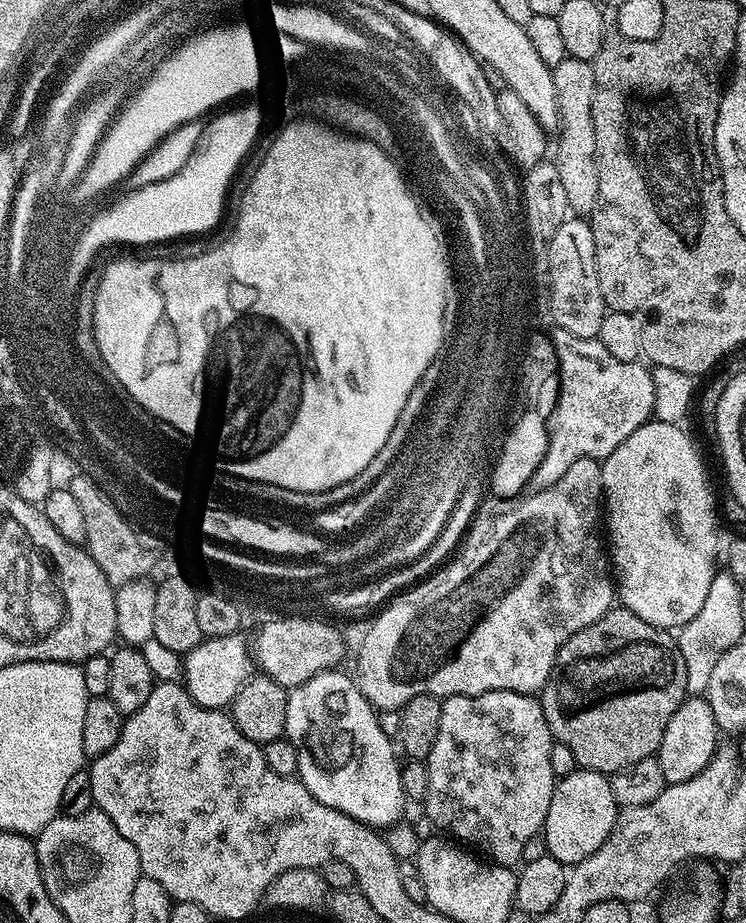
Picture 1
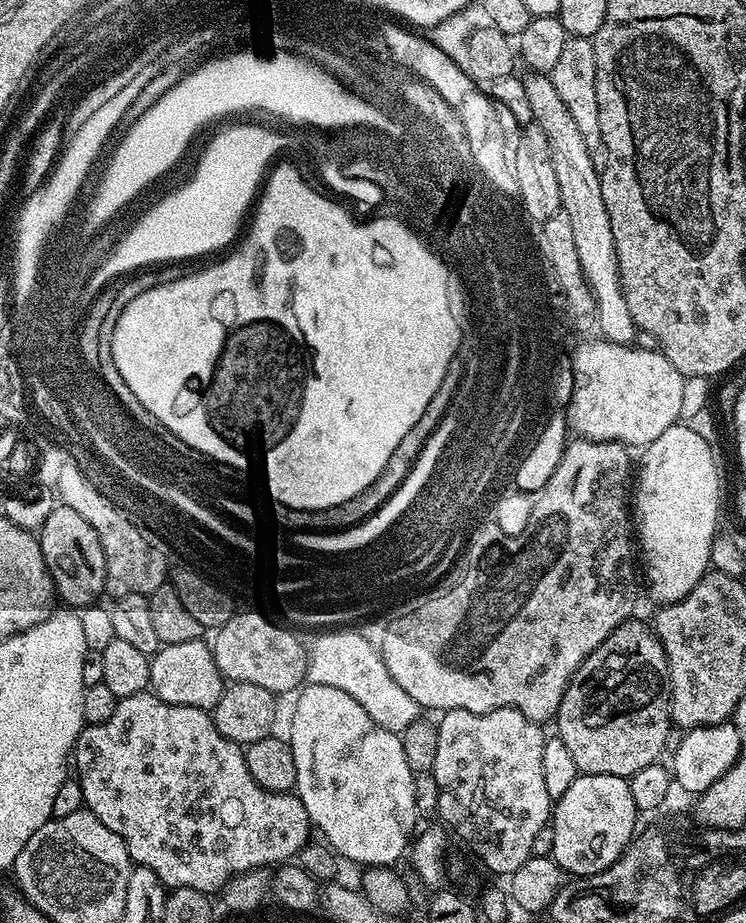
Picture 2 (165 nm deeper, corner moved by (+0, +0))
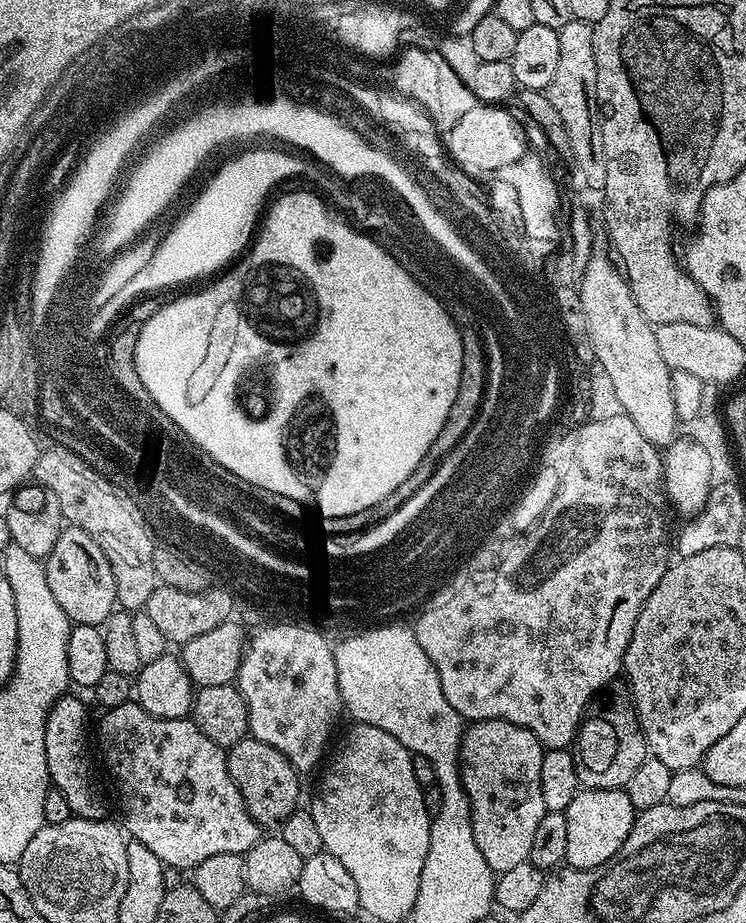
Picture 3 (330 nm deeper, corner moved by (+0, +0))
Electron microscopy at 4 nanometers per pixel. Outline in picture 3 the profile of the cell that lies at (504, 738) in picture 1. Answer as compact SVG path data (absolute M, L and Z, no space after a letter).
M477 720L463 729L461 784L472 811L474 841L494 873L528 863L538 822L544 817L542 758L546 749L530 730L505 720Z

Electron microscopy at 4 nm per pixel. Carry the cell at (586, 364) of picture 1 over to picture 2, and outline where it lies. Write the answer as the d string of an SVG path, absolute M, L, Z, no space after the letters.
M591 338L585 339L584 342L578 346L575 356L571 358L576 361L576 365L572 367L573 386L566 403L569 429L582 440L597 440L598 442L614 442L616 440L625 446L633 446L632 444L647 446L652 444L654 438L658 438L658 434L663 434L665 430L670 430L670 426L674 426L680 420L680 411L682 410L682 386L686 378L678 370L674 370L674 366L670 366L670 362L665 358L664 353L659 350L652 351L637 346L615 344L613 340L605 340L603 338L595 339L596 340L591 340Z

